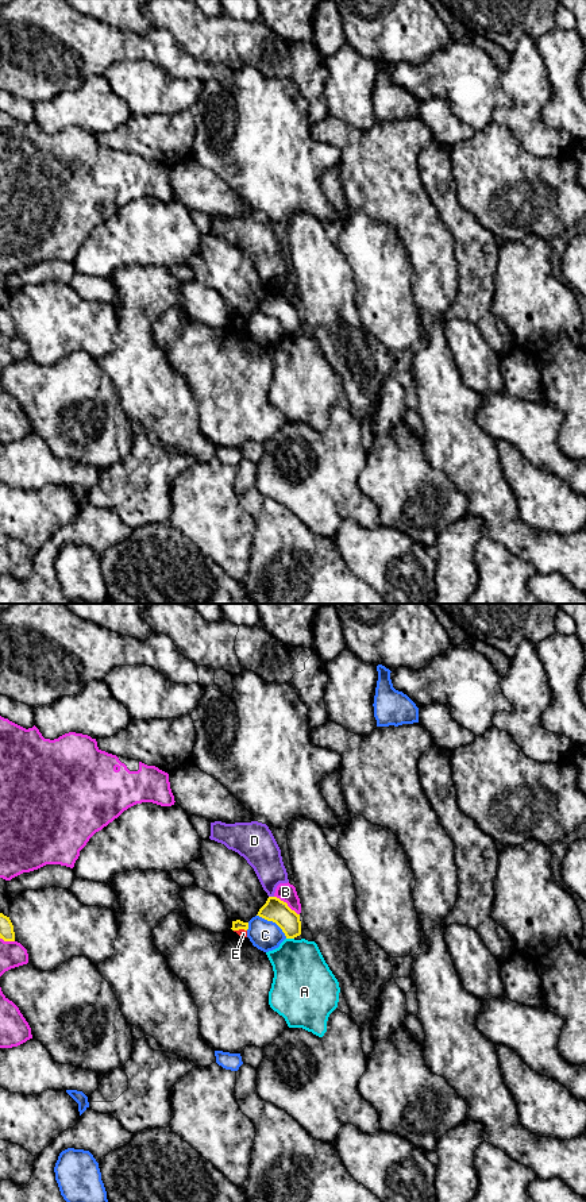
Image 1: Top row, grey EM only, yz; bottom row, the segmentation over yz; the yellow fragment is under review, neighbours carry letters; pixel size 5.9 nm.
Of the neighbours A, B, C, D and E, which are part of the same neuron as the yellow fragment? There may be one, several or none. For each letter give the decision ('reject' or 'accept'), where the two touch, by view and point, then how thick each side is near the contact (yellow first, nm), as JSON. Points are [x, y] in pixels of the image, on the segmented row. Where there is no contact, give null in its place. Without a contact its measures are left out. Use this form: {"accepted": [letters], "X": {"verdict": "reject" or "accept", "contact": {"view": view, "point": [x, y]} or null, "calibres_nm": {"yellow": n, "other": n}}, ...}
{"accepted": [], "A": {"verdict": "reject", "contact": {"view": "yz", "point": [290, 937]}, "calibres_nm": {"yellow": 140, "other": 340}}, "B": {"verdict": "reject", "contact": {"view": "yz", "point": [286, 904]}, "calibres_nm": {"yellow": 140, "other": 110}}, "C": {"verdict": "reject", "contact": {"view": "yz", "point": [273, 921]}, "calibres_nm": {"yellow": 140, "other": 180}}, "D": {"verdict": "reject", "contact": {"view": "yz", "point": [272, 897]}, "calibres_nm": {"yellow": 140, "other": 190}}, "E": {"verdict": "reject", "contact": {"view": "yz", "point": [239, 928]}, "calibres_nm": {"yellow": 60, "other": 50}}}

